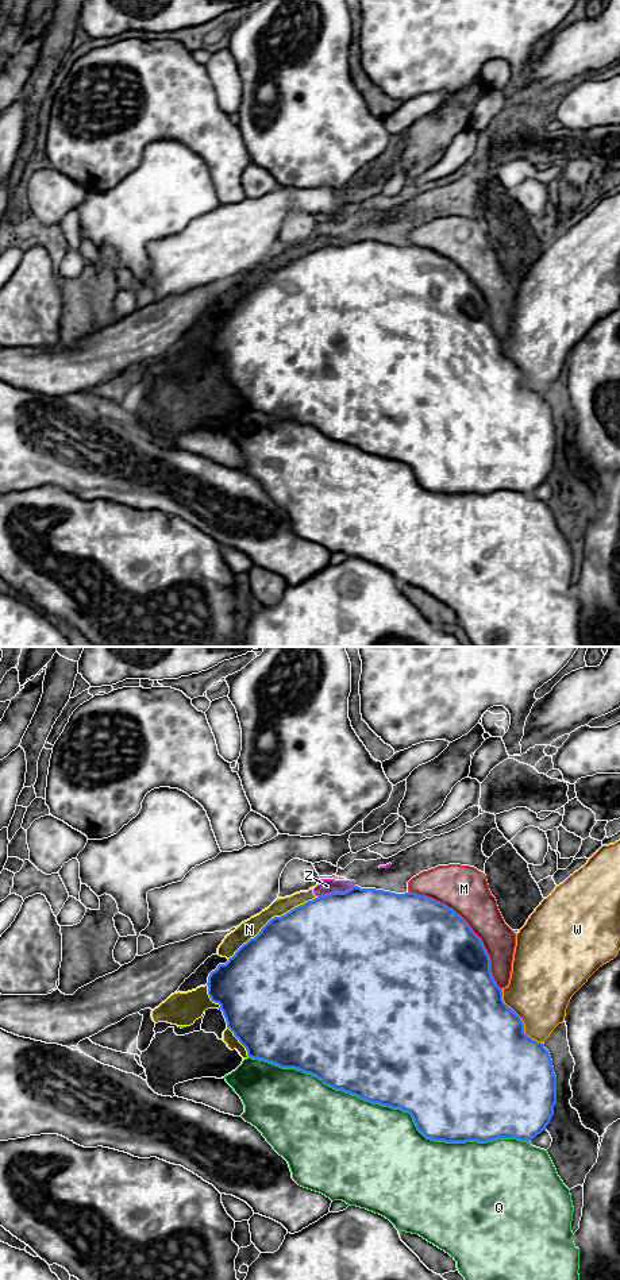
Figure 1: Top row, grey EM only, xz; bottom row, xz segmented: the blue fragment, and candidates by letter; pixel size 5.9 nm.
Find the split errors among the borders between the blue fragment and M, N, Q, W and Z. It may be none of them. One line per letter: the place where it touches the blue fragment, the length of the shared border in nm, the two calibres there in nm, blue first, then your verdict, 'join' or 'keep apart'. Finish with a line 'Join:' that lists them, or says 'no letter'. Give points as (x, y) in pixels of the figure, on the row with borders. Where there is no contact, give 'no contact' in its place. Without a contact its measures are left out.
M: contact xz (469, 926); length 800 nm; calibres 500 and 280 nm; keep apart
N: contact xz (274, 917); length 650 nm; calibres 480 and 110 nm; keep apart
Q: contact xz (392, 1107); length 1750 nm; calibres 500 and 500 nm; keep apart
W: contact xz (520, 1020); length 420 nm; calibres 480 and 380 nm; keep apart
Z: contact xz (335, 893); length 240 nm; calibres 500 and 90 nm; keep apart
Join: no letter

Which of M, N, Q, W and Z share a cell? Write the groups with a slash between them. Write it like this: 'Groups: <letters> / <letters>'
Groups: M / N Z / Q / W

